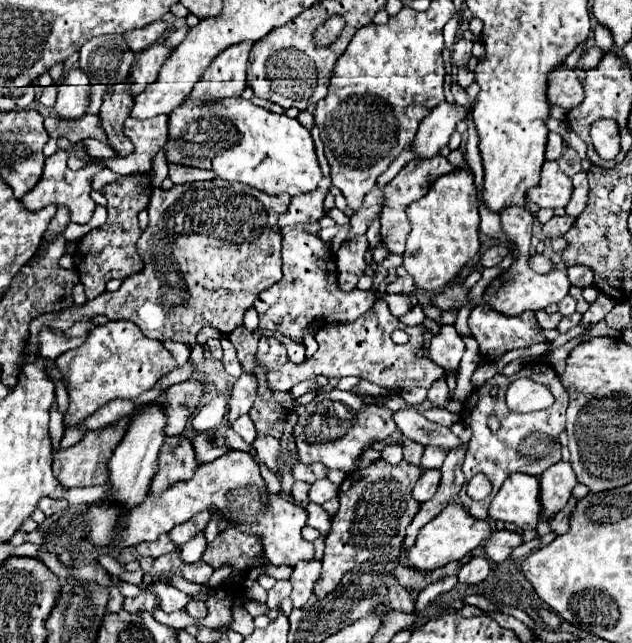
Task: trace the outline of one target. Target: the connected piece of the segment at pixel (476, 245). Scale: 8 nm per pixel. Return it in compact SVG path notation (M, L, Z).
M468 167L448 173L432 183L428 195L408 205L408 219L412 231L408 235L404 251L404 269L412 275L414 287L428 293L440 293L448 287L460 271L480 251L480 215L478 215L478 191Z

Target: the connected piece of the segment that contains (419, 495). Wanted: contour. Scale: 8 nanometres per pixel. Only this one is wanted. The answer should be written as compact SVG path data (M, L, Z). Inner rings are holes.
M436 469L424 471L422 477L420 477L420 481L412 489L412 497L418 503L424 503L424 501L432 499L434 493L436 493L436 489L438 489L438 483L440 483L440 471L436 471Z

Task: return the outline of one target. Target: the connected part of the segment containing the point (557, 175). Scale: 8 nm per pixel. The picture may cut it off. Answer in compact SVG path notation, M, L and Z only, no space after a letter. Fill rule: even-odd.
M544 163L542 167L542 179L538 187L528 189L526 199L534 201L540 207L556 209L556 207L566 207L570 197L572 197L574 185L572 179L560 171L558 163Z

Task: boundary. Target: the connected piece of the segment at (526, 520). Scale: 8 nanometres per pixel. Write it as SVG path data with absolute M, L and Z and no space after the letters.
M510 475L490 505L490 519L508 521L522 529L523 543L536 535L536 525L542 517L540 479L534 475Z

